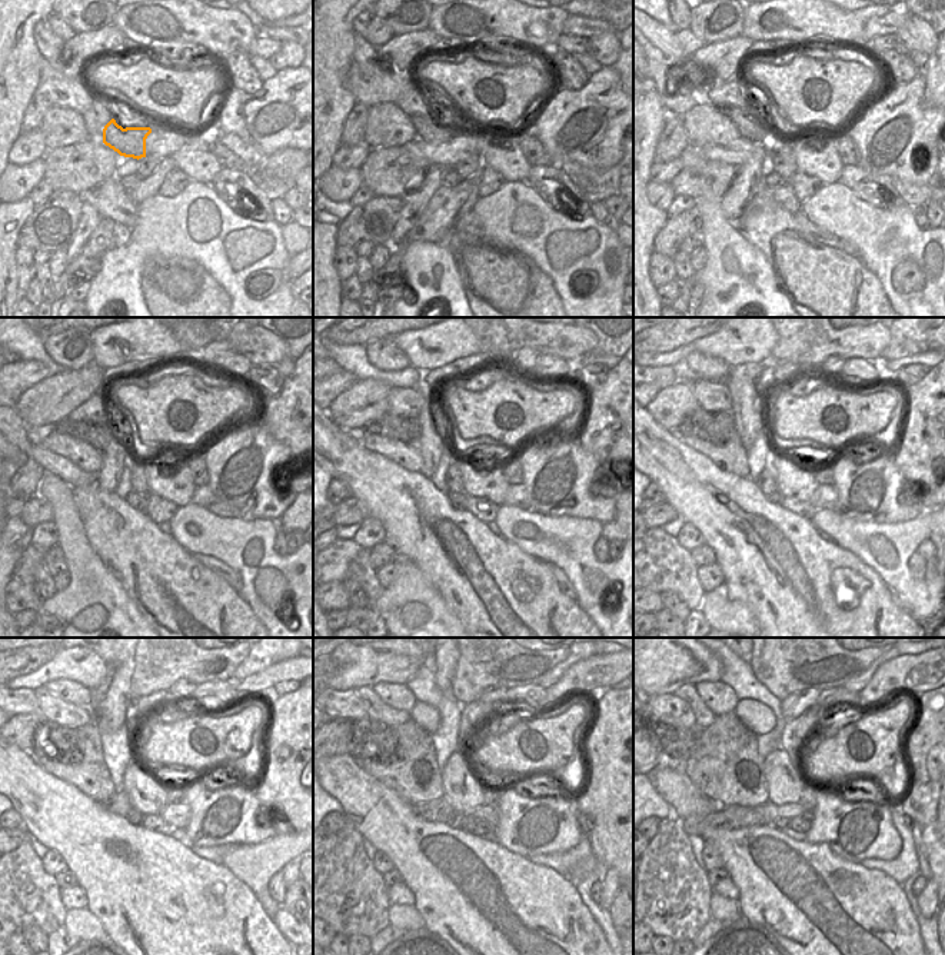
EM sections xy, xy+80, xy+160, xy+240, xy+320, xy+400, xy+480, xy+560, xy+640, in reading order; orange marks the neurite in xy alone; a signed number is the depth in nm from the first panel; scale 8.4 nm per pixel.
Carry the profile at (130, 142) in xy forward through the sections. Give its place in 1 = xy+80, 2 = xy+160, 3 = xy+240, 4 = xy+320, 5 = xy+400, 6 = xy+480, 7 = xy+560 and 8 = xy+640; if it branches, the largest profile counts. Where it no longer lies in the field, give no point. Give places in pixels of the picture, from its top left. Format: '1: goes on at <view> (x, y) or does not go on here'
1: goes on at xy+80 (429, 130)
2: goes on at xy+160 (748, 125)
3: goes on at xy+240 (96, 435)
4: goes on at xy+320 (402, 428)
5: goes on at xy+400 (718, 428)
6: goes on at xy+480 (66, 745)
7: goes on at xy+560 (370, 739)
8: goes on at xy+640 (722, 735)

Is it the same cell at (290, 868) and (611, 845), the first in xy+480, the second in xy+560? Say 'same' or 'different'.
different

